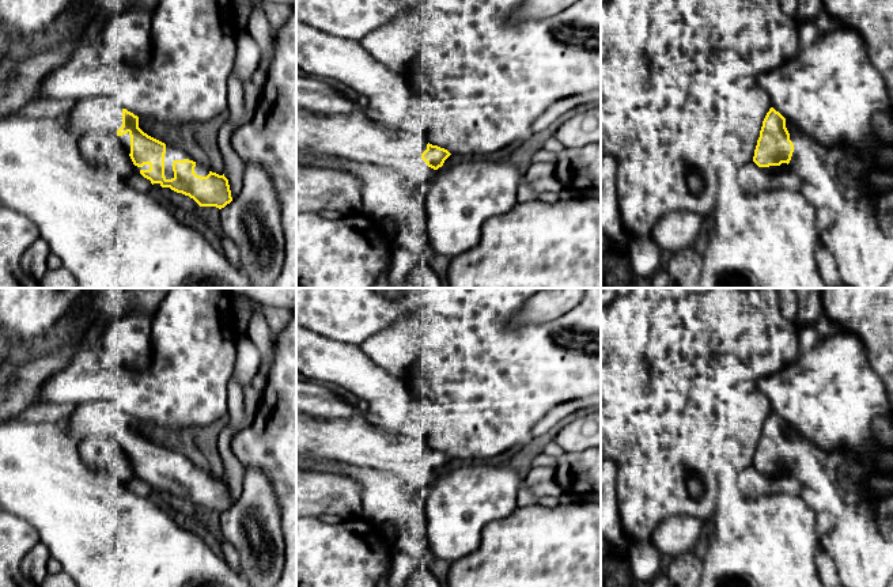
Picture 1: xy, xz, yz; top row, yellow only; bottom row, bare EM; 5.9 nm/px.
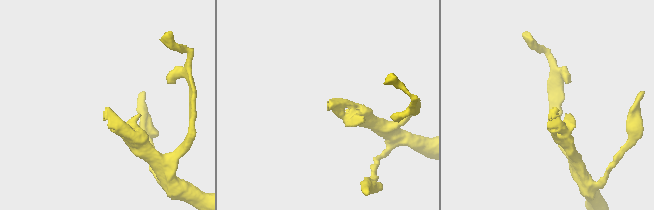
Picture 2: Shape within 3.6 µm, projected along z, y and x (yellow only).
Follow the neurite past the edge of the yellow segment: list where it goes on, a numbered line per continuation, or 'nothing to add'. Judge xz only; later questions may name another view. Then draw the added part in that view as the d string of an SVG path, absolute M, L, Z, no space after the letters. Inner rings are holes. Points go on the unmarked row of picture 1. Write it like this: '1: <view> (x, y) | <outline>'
1: xz (354, 440) | M360 412L344 420L314 419L296 413L296 458L322 458L348 465L378 469L393 473L408 485L421 485L434 473L421 463L428 443L423 439L409 439L400 432L391 432L370 424Z

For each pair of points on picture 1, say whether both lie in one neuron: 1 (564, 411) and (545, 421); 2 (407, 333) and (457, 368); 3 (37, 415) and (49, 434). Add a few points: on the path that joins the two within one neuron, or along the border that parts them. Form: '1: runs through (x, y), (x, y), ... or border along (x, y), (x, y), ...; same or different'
1: runs through (560, 412), (549, 420); same
2: border along (422, 313), (422, 349), (407, 372); different
3: border along (15, 420), (57, 421); different

